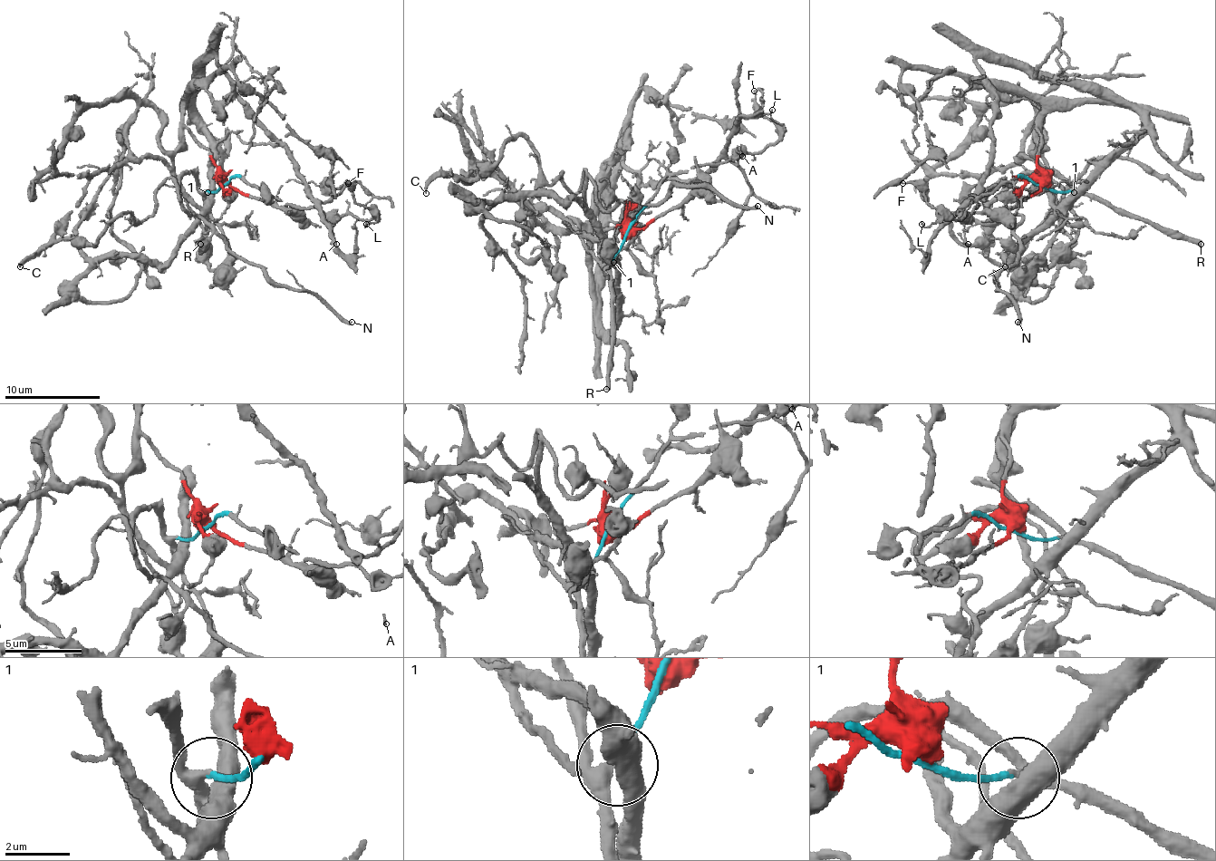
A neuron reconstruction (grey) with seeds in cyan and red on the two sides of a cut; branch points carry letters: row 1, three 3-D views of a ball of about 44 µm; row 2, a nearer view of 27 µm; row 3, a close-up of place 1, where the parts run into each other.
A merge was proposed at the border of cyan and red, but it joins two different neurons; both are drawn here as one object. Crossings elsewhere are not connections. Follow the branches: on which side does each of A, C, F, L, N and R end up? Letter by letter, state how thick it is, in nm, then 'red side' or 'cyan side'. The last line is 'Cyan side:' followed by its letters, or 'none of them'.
A: 150 nm thick; cyan side
C: 240 nm thick; cyan side
F: 150 nm thick; cyan side
L: 120 nm thick; cyan side
N: 280 nm thick; cyan side
R: 400 nm thick; cyan side
Cyan side: A, C, F, L, N, R

